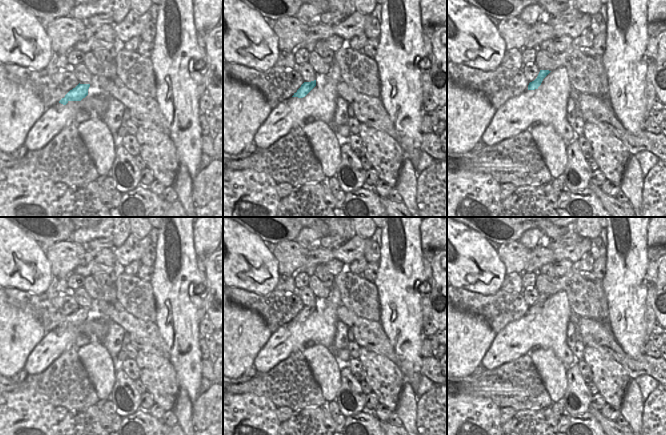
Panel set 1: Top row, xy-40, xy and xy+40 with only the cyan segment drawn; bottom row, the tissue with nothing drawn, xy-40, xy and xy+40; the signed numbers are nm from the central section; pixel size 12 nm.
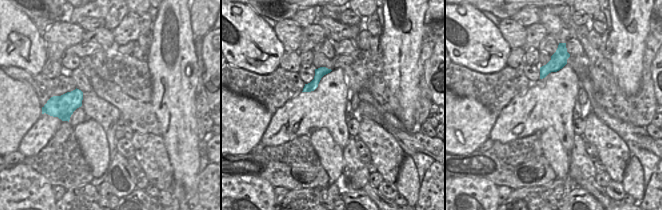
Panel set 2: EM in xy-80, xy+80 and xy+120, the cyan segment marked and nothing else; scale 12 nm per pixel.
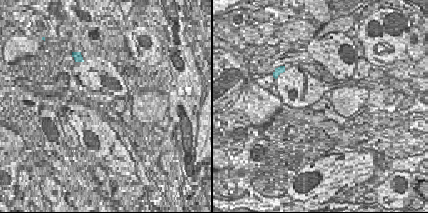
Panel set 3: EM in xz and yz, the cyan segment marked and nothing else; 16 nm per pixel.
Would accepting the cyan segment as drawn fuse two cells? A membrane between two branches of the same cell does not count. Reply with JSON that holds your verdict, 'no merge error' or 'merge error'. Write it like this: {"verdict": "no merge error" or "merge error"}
{"verdict": "no merge error"}

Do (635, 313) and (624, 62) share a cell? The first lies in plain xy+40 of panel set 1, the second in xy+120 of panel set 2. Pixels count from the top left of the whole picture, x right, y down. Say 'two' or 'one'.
one

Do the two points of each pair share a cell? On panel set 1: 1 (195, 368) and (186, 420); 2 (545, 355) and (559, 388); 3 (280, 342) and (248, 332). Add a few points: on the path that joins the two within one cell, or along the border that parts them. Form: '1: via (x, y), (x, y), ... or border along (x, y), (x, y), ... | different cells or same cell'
1: border along (180, 387), (186, 391), (192, 402) | different cells
2: via (547, 363), (553, 373), (554, 380) | same cell
3: border along (272, 333), (255, 358) | different cells

